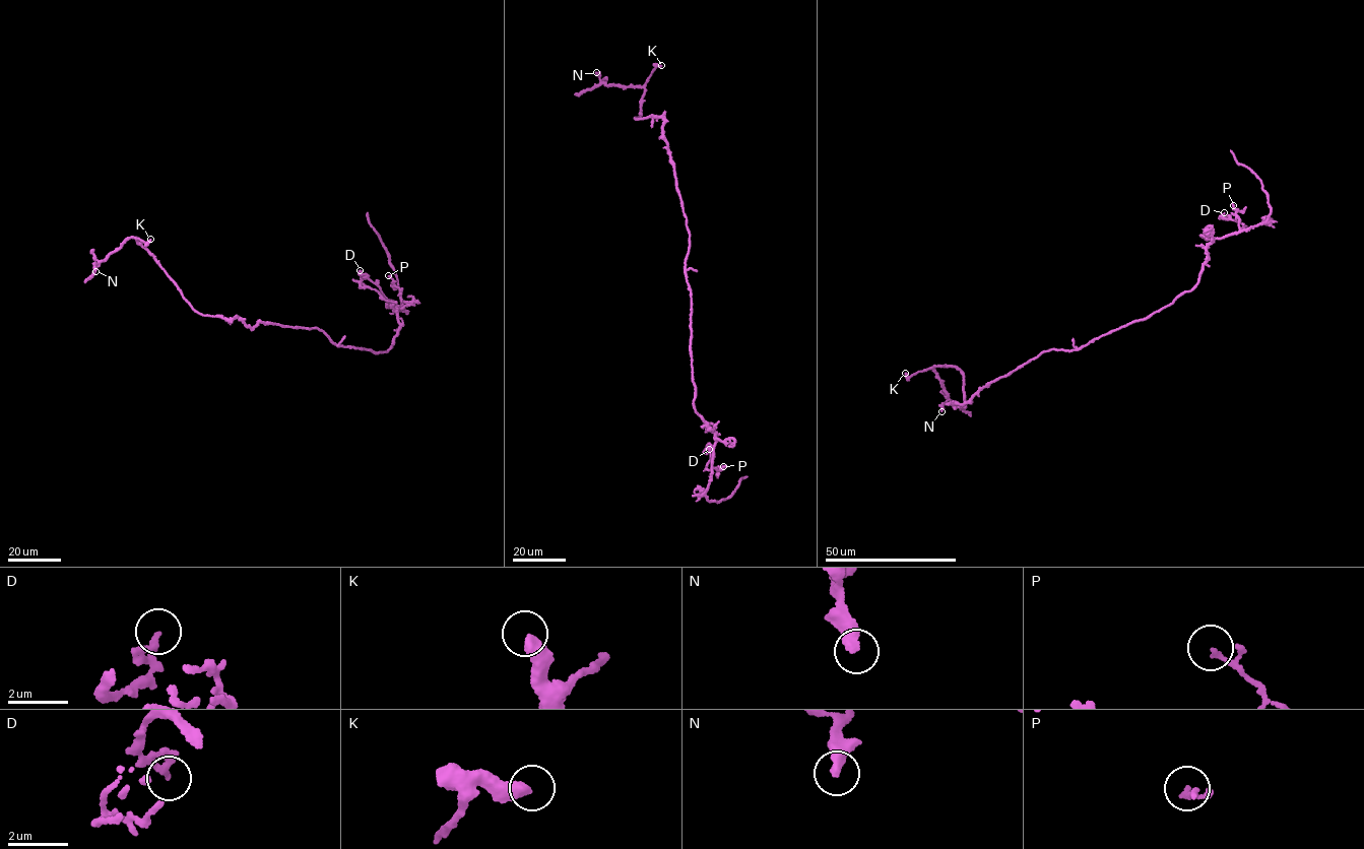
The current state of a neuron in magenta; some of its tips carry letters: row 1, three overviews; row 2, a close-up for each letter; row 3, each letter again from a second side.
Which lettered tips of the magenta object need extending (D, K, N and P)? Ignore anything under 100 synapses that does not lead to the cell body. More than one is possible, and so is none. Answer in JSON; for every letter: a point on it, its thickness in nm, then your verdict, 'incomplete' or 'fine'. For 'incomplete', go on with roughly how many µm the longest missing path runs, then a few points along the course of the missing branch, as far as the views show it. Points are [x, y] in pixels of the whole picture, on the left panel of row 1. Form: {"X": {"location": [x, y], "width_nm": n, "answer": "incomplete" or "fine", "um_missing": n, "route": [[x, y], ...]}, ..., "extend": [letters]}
{"D": {"location": [360, 270], "width_nm": 170, "answer": "fine"}, "K": {"location": [150, 239], "width_nm": 460, "answer": "fine"}, "N": {"location": [95, 271], "width_nm": 400, "answer": "fine"}, "P": {"location": [388, 275], "width_nm": 110, "answer": "fine"}, "extend": []}

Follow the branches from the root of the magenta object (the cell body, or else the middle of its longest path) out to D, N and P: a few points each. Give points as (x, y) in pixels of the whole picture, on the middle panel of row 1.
D: (687, 254), (693, 401), (708, 429), (716, 434), (712, 467), (707, 469), (709, 449)
N: (687, 254), (690, 232), (663, 136), (663, 117), (636, 119), (641, 115), (644, 88), (606, 85), (596, 72)
P: (687, 254), (685, 273), (692, 301), (693, 401), (708, 429), (716, 434), (712, 467), (719, 470), (723, 466)

